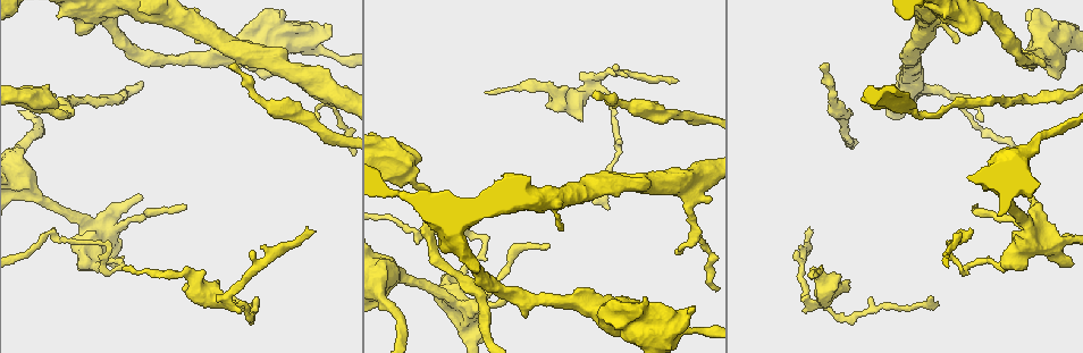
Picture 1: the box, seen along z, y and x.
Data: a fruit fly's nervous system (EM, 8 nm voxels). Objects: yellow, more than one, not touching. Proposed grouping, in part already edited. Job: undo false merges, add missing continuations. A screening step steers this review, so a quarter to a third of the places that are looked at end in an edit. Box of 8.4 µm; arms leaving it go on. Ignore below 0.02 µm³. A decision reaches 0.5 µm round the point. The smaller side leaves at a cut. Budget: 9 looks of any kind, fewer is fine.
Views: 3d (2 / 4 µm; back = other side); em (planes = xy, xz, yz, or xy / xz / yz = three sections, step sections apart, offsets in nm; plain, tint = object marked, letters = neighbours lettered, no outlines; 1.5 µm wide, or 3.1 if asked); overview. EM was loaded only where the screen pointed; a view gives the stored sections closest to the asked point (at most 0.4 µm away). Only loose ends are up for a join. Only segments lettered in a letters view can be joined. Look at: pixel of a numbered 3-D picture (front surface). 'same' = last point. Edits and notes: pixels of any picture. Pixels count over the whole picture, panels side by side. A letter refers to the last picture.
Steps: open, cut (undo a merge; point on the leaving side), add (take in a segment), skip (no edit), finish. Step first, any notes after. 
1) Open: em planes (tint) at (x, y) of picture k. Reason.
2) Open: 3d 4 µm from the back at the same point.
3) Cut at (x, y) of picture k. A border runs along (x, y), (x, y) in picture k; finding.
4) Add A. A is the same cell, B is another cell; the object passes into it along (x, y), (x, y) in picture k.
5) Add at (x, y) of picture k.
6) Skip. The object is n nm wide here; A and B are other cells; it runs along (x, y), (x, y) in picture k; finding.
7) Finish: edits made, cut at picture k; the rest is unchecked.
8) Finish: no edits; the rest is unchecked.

Open: 3d 2 µm at (1007, 263) of picture 1. Sudden change in width.

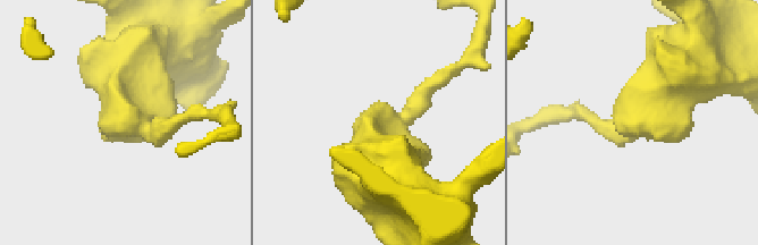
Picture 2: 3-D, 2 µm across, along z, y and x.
Open: em planes (letters) at (389, 125) of picture 2.

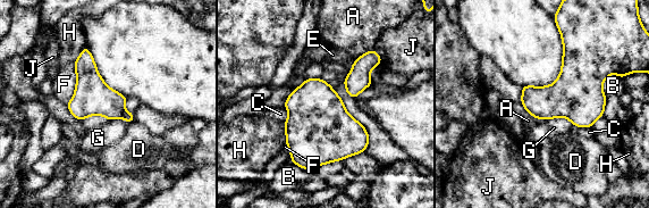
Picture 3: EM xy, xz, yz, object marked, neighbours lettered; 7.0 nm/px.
Cut at (126, 116) of picture 3. The object is 260 nm wide here; A, B, C, D, E, F, G, H and J are other cells; a border runs along (125, 109), (119, 117) in picture 3; two neurons meet here.

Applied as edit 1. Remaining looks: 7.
Open: overview. Redraw.

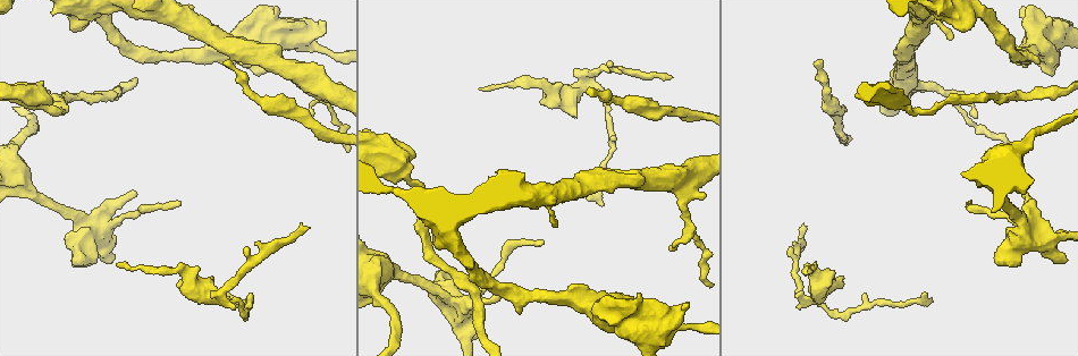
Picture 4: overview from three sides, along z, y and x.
Open: 3d 4 µm at (923, 294) of picture 4. Free end.

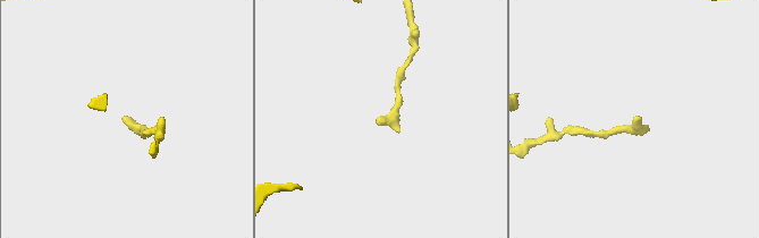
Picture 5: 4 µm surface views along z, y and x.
Open: em yz step 8 (tint) at (377, 121) of picture 5.

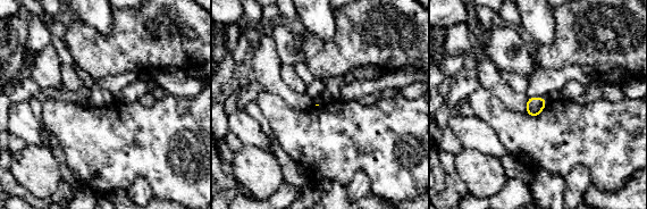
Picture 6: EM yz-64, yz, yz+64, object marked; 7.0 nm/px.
Open: em planes (letters) at the same point.

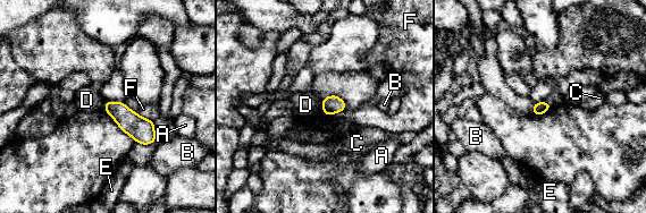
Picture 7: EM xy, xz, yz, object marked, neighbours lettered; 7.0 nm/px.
Skip. A, B, C, D, E and F are other cells; a border runs along (321, 99), (321, 110), (325, 113) in picture 7; none of them fits.

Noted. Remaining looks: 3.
Open: em xz step 4 (plain) at (816, 61) of picture 4.

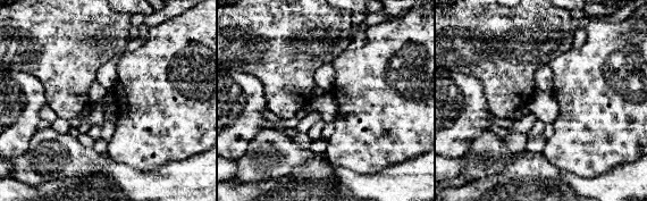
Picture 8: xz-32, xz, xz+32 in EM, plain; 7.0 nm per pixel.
Open: em xz step 4 (letters) at the same point. See the neighbours.

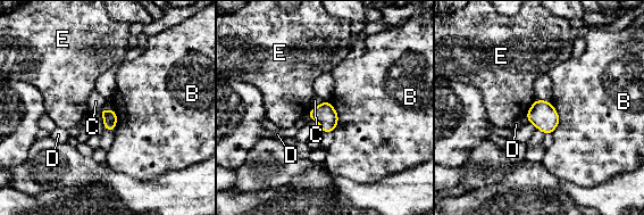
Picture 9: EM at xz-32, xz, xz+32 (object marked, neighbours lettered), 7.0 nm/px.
Skip. B, C, D and E are other cells; a border runs along (324, 101), (309, 112) in picture 9; no lettered segment goes on from it.

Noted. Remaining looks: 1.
Finish: edits made, cut at picture 3; the rest is unchecked.

